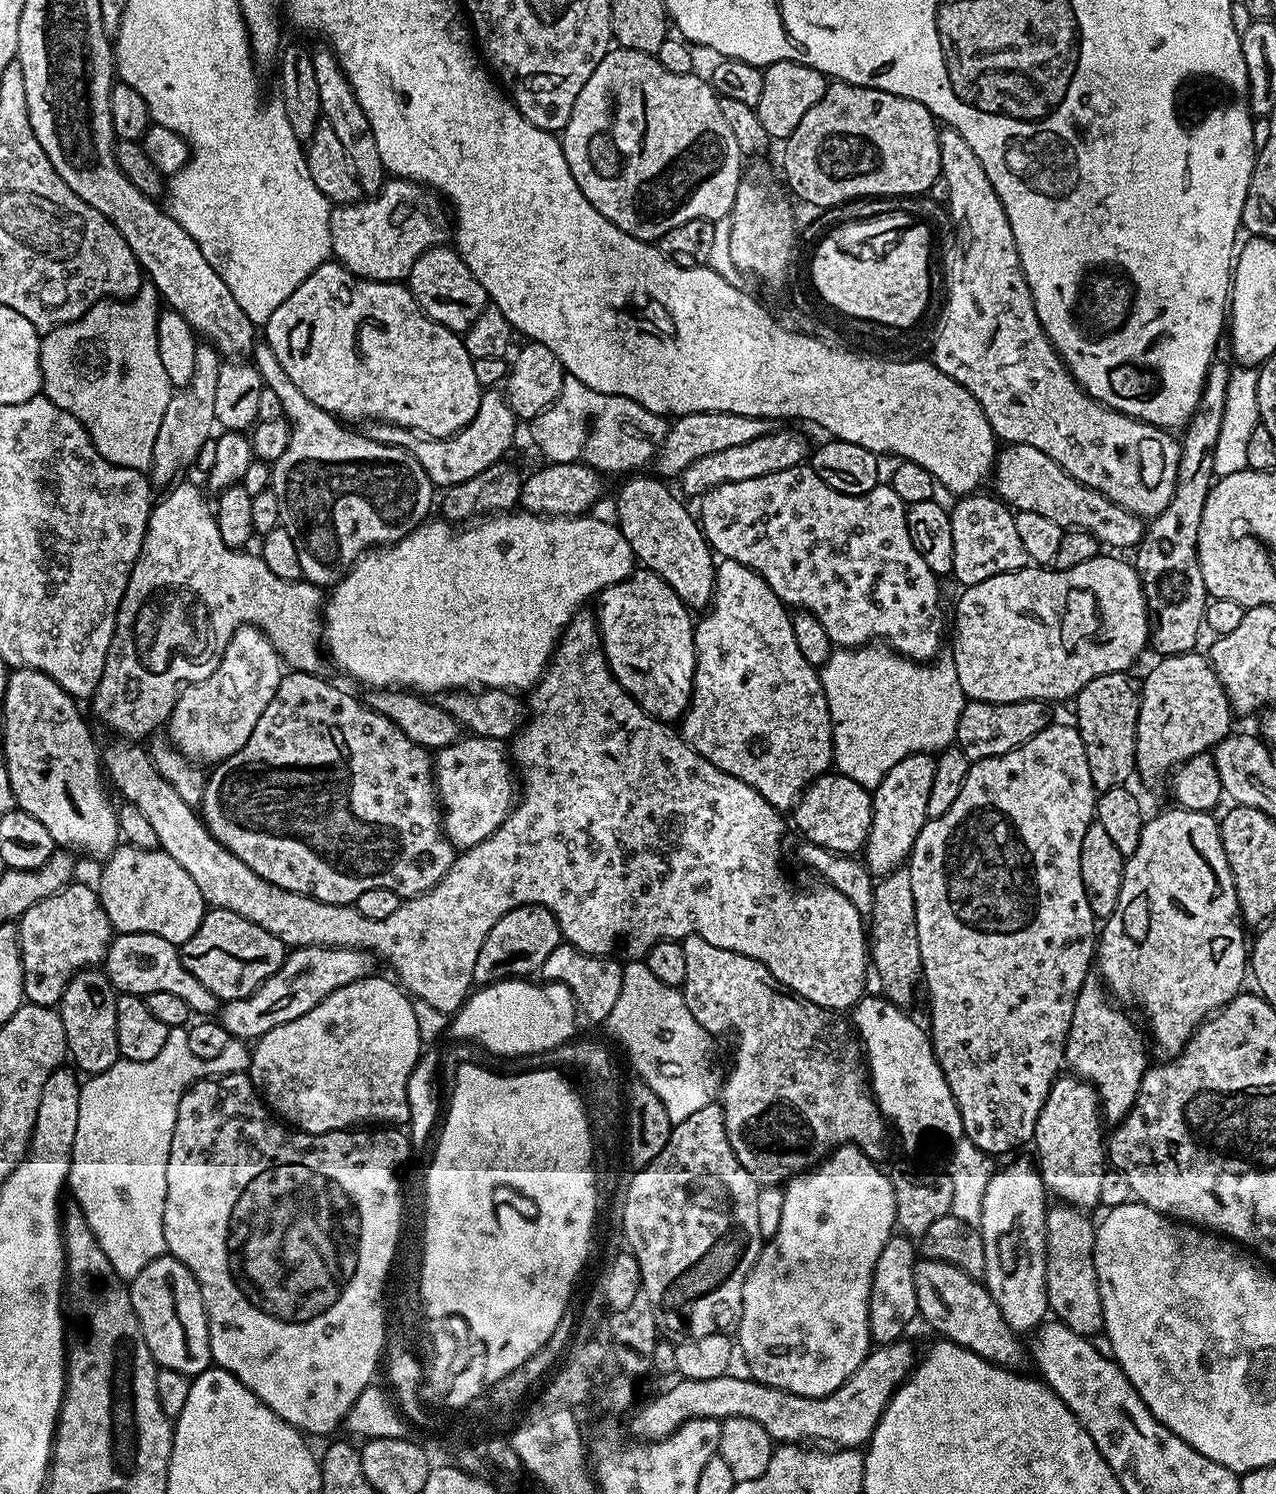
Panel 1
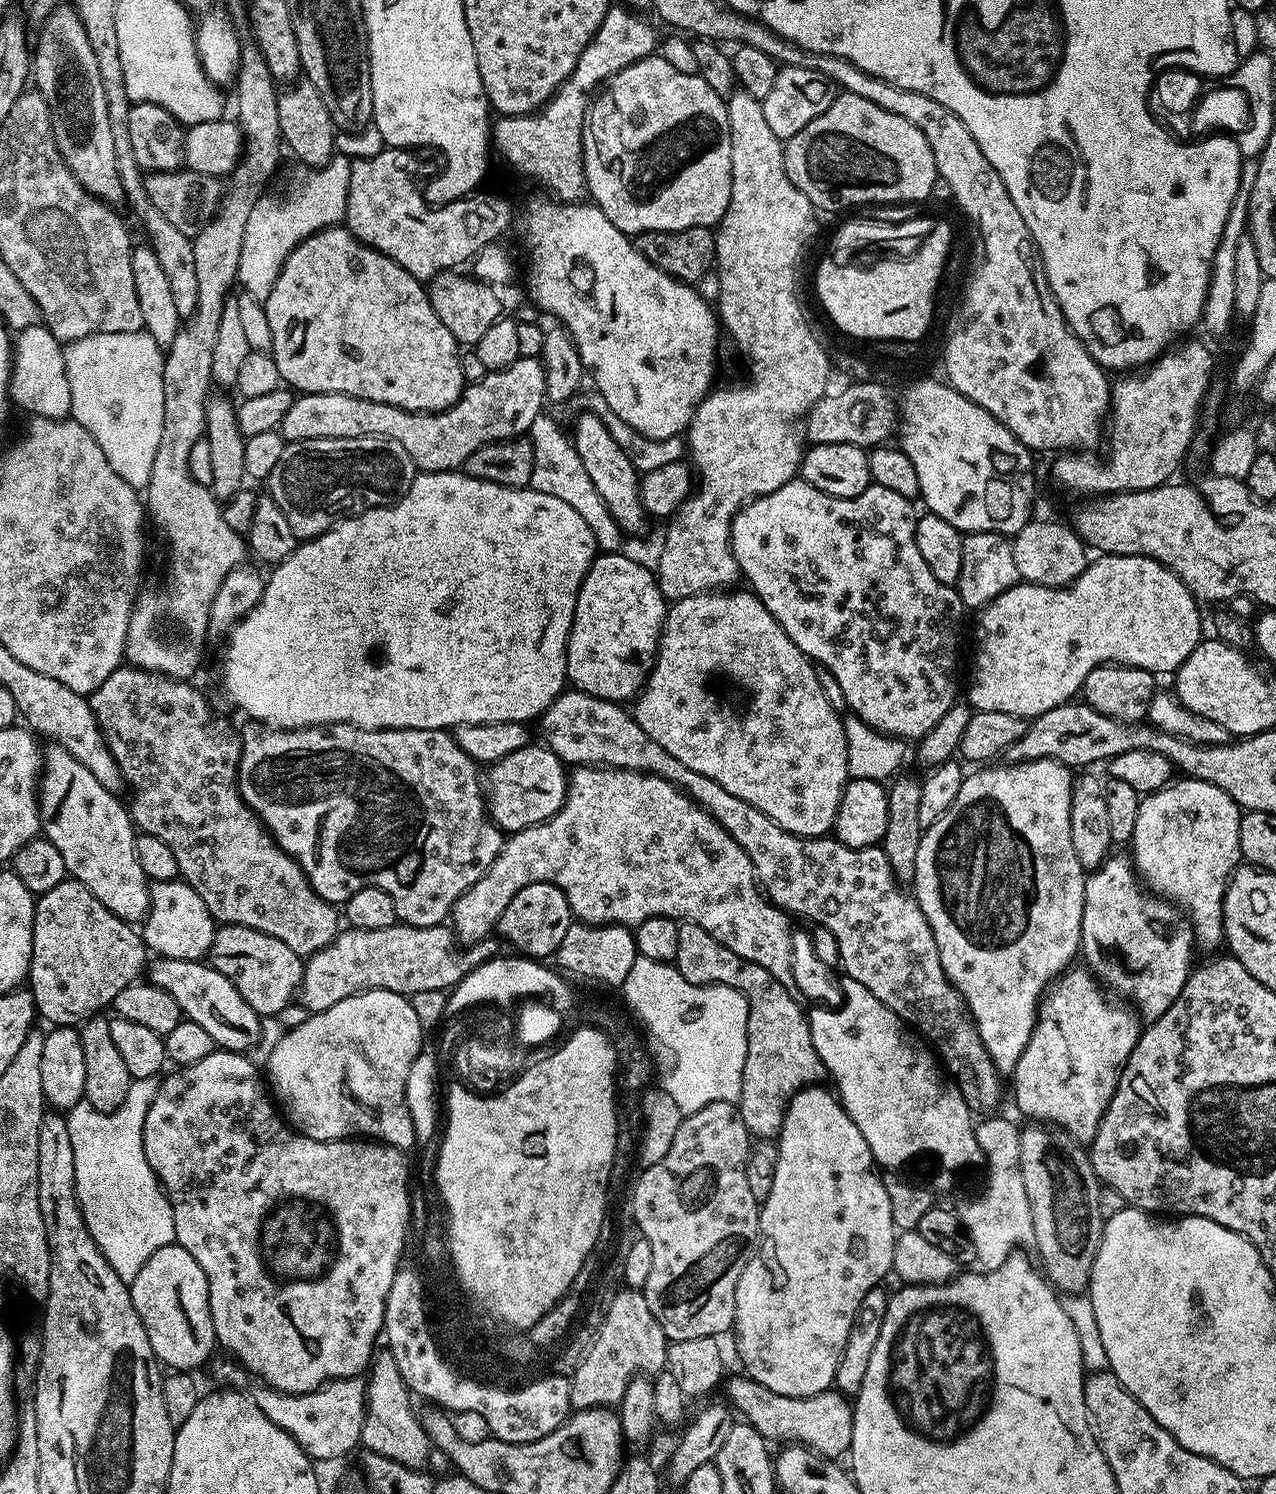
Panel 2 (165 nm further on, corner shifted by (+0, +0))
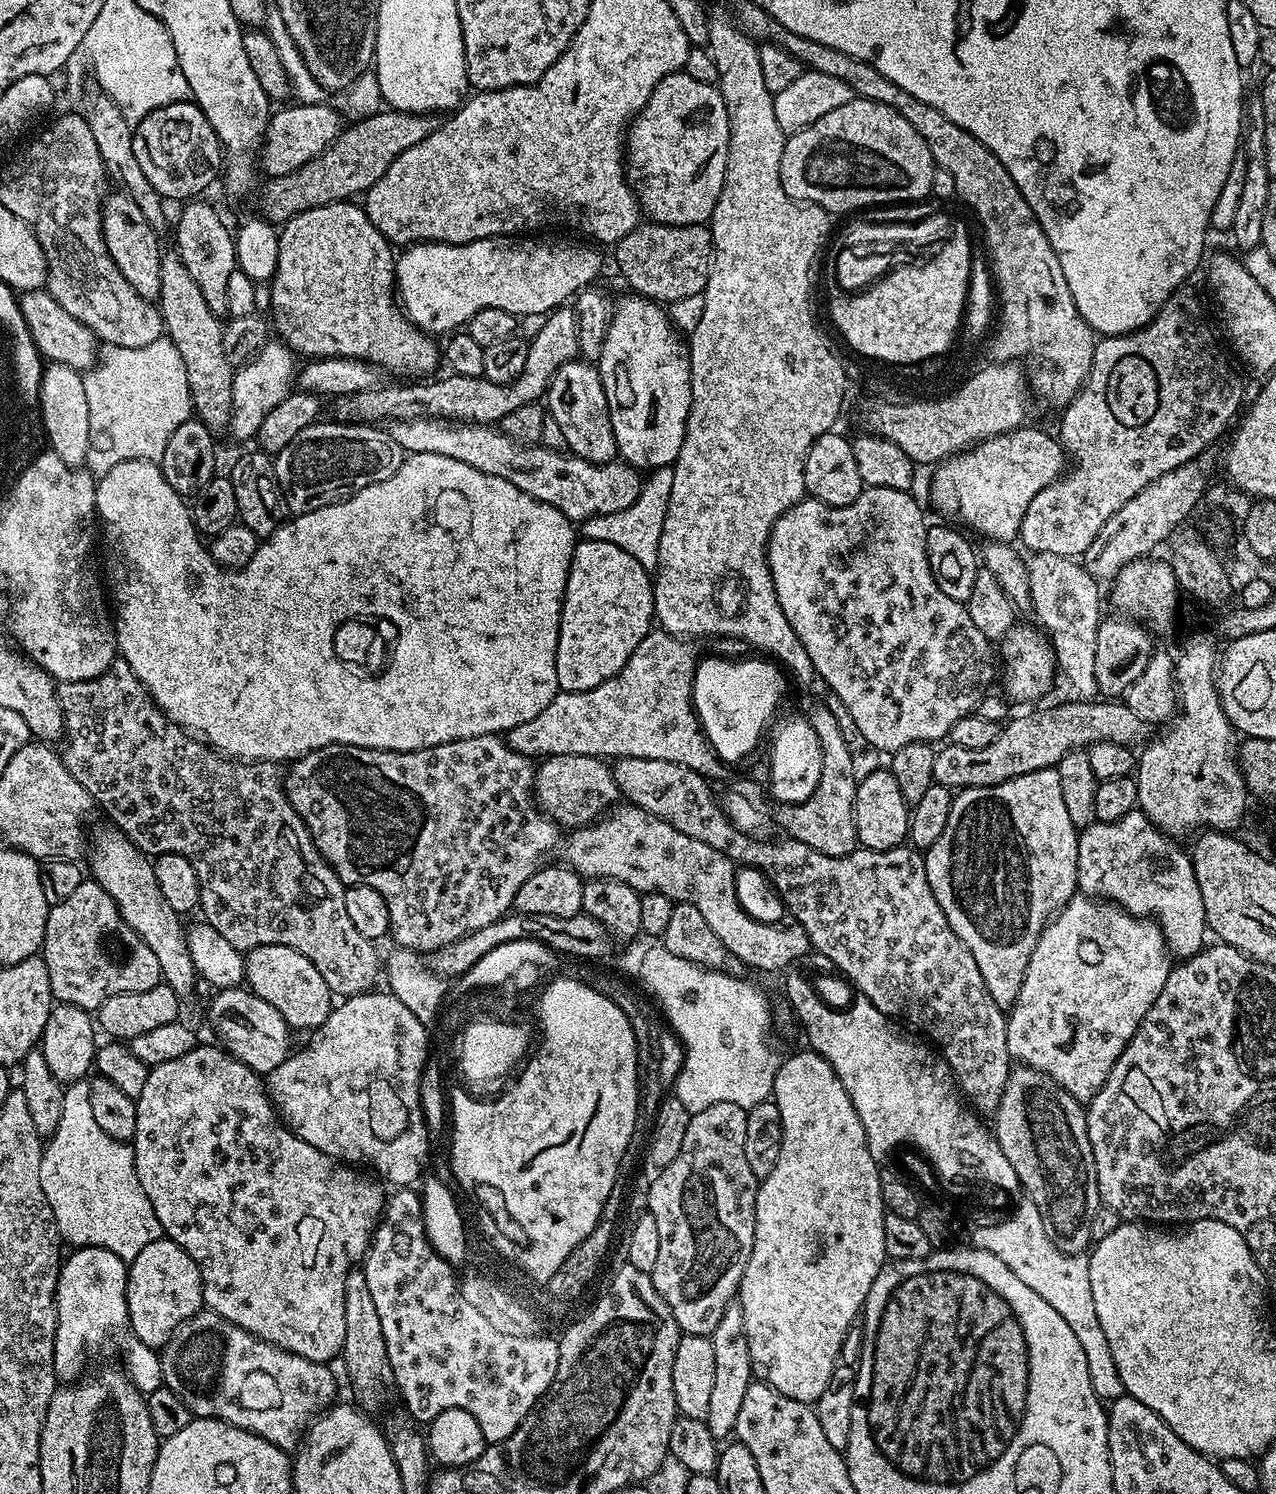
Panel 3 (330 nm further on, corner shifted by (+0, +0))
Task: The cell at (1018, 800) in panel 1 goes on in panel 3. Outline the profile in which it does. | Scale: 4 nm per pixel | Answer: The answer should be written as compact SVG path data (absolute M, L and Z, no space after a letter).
M1055 768L1022 774L998 786L957 791L942 838L926 849L923 858L930 890L934 890L934 898L938 898L938 906L942 906L954 934L974 954L990 998L1000 1008L1011 1009L1042 930L1078 892L1078 829L1070 822Z

